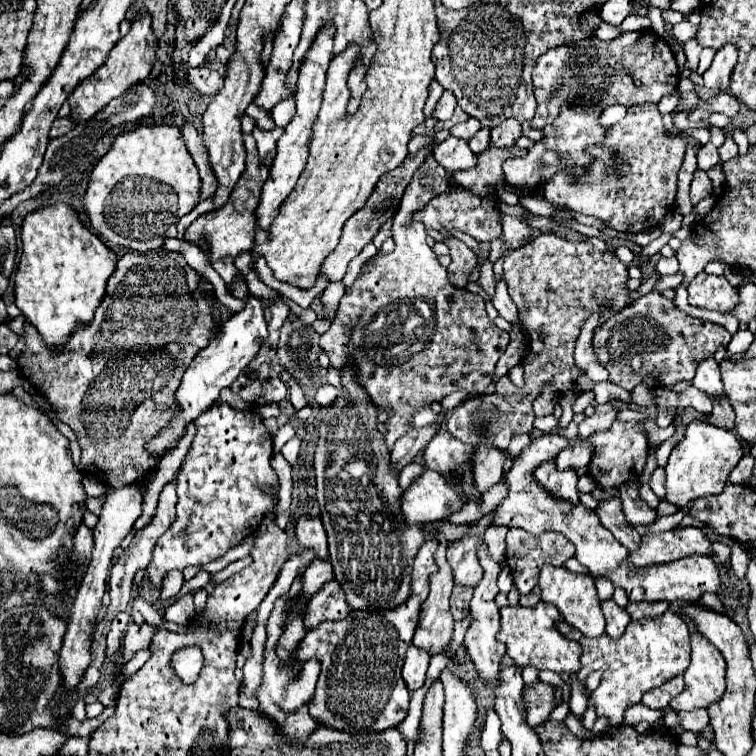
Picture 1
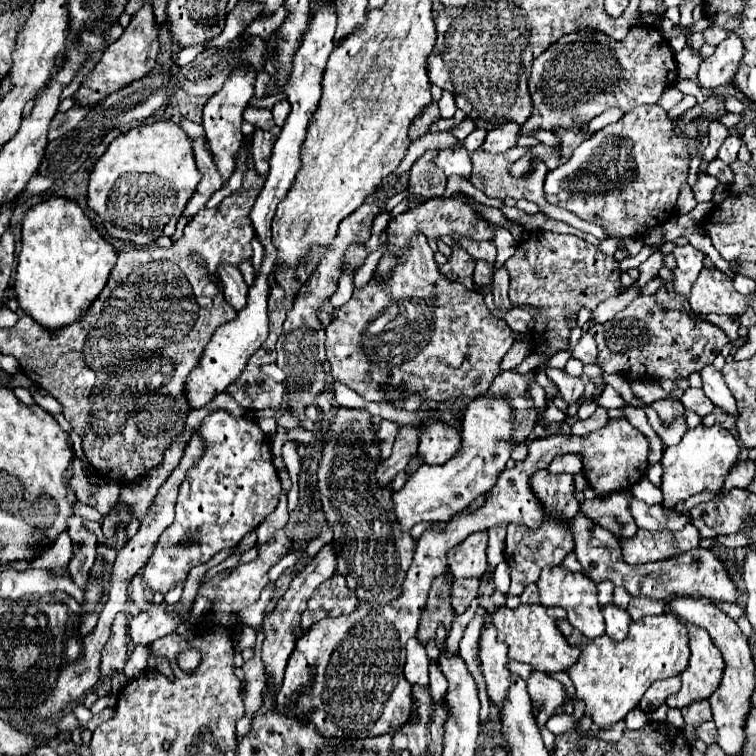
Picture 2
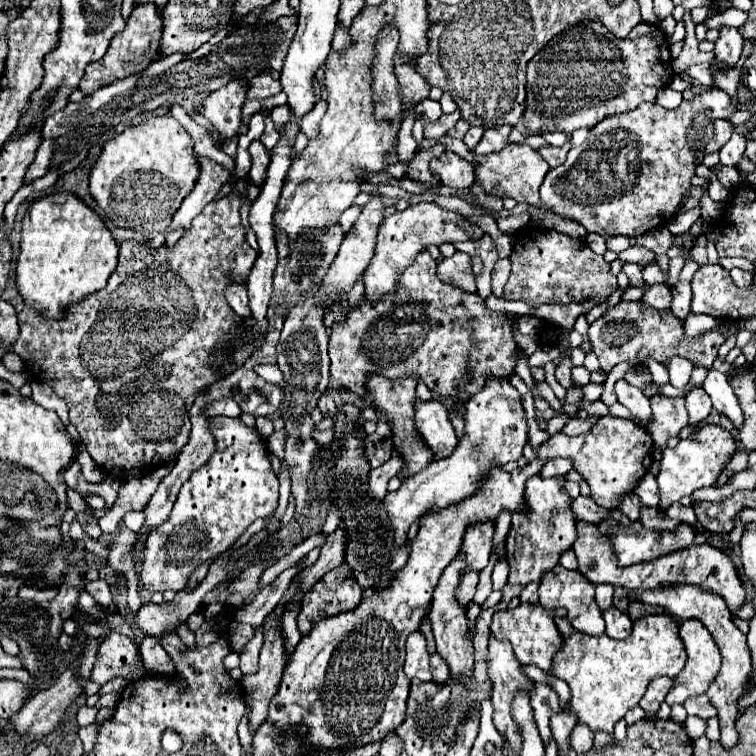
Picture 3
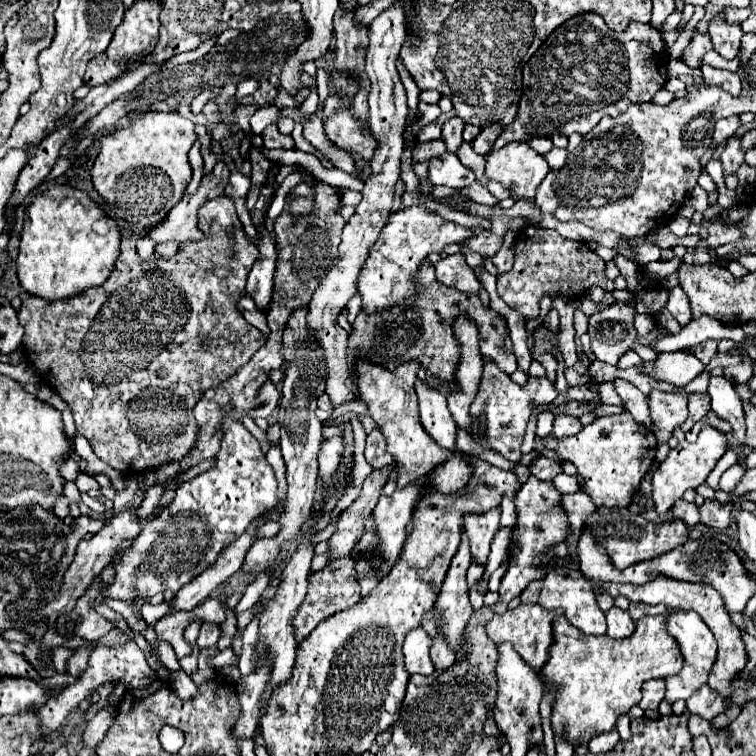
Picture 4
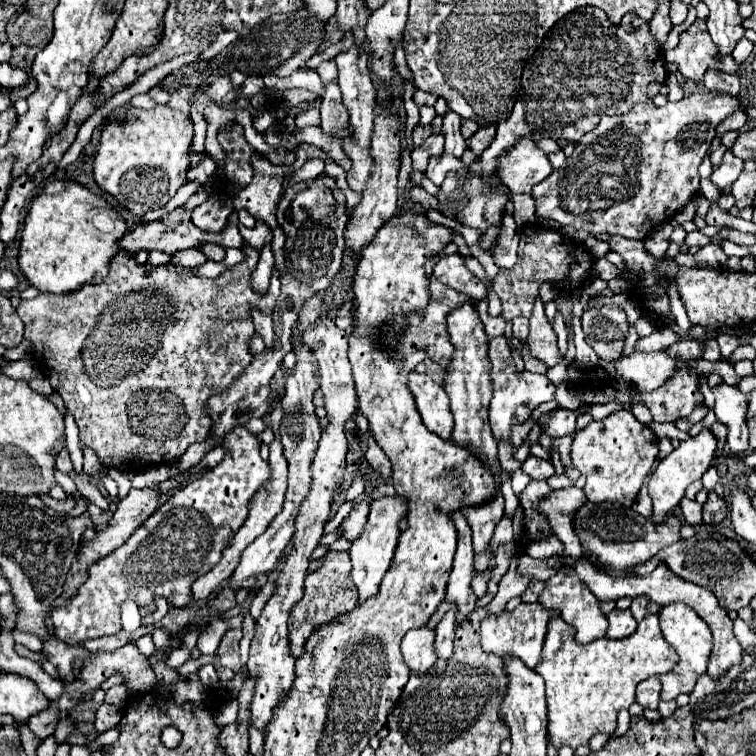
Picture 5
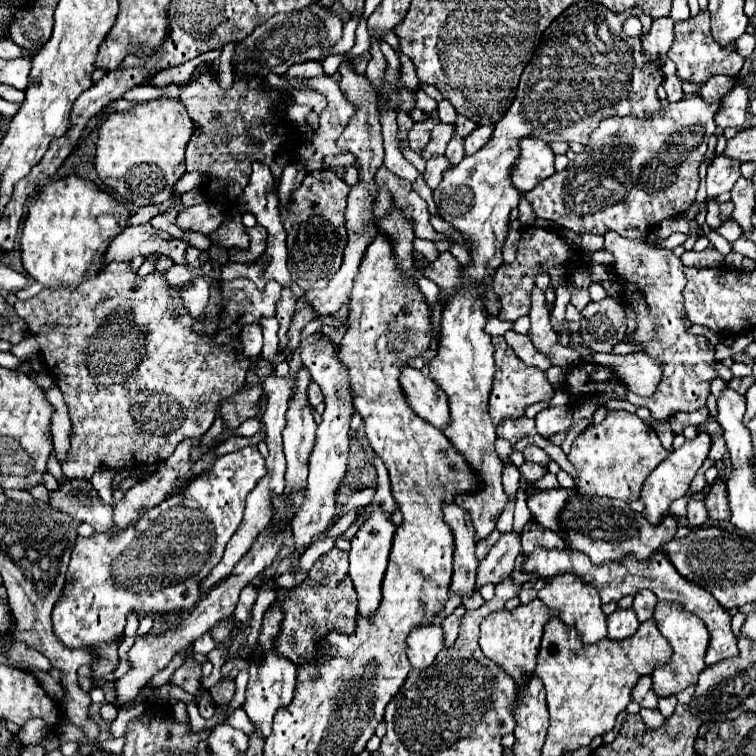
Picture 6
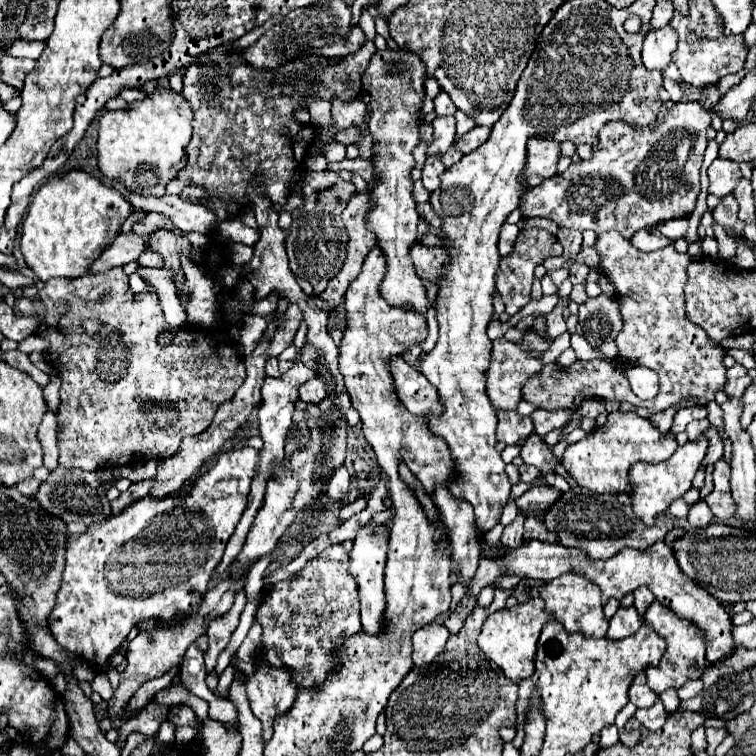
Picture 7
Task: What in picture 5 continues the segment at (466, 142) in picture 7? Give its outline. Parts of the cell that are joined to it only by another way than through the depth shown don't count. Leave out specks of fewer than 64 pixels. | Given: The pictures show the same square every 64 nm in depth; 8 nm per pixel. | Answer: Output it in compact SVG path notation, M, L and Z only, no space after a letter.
M494 124L482 126L482 128L468 140L468 148L470 148L474 154L482 154L482 150L494 140L494 134L496 134L496 126L494 126Z

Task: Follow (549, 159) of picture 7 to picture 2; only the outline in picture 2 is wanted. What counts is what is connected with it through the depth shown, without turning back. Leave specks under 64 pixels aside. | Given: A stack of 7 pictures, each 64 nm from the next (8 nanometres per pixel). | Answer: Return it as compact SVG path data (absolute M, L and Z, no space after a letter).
M514 146L514 148L510 148L508 152L504 152L504 154L486 154L484 150L476 150L476 166L472 168L472 176L470 176L470 182L478 188L478 190L482 190L486 196L490 196L490 198L498 198L498 200L504 200L506 196L510 196L510 198L514 198L514 200L520 200L520 198L526 198L526 200L530 200L530 202L534 202L534 204L538 204L540 206L540 210L548 216L548 218L554 218L554 220L560 220L560 222L566 222L566 224L570 224L570 226L574 226L574 228L578 228L578 230L582 230L582 232L590 232L590 234L594 234L596 238L606 238L606 234L602 232L602 228L598 228L598 226L594 226L594 224L588 224L588 222L584 222L584 220L580 220L576 214L570 214L568 210L562 210L562 208L556 208L556 206L552 206L552 204L548 204L546 202L546 198L544 198L544 192L542 192L542 184L544 184L544 178L546 178L546 172L548 172L548 168L546 168L546 164L542 162L542 160L532 160L532 170L530 170L530 178L514 178L510 172L508 172L508 168L516 162L516 160L520 160L524 154L528 152L528 148L518 148L518 146Z

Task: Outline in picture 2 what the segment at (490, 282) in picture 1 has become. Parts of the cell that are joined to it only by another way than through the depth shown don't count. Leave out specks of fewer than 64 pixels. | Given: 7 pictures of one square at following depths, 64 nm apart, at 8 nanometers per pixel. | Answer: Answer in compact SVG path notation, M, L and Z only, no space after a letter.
M476 260L474 282L476 282L478 286L482 286L482 284L490 284L490 282L492 282L492 268L490 268L484 260Z

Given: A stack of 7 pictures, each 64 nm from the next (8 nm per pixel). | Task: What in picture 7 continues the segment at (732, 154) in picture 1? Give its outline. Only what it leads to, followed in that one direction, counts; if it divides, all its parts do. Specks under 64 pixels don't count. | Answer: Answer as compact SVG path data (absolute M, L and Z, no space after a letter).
M716 158L712 166L708 168L708 178L710 178L708 192L716 196L724 196L736 188L736 184L742 178L742 172L740 172L738 162Z

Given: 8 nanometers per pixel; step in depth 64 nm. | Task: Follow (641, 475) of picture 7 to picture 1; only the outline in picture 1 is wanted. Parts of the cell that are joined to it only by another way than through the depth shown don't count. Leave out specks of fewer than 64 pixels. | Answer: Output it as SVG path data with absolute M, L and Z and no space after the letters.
M692 420L686 428L684 440L672 450L666 464L666 500L676 506L686 506L690 500L708 494L720 494L726 486L728 474L742 458L742 446L738 438L718 426Z

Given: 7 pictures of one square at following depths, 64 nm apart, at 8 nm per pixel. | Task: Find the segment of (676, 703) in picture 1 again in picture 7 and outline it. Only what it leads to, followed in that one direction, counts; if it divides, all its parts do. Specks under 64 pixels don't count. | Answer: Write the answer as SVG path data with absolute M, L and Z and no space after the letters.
M652 602L642 618L644 618L646 626L650 626L656 634L660 634L666 640L666 652L664 652L660 664L646 668L648 686L656 694L664 692L666 688L680 688L688 680L700 678L704 674L704 670L706 670L704 638L698 634L698 630L694 630L694 626L690 626L690 622L684 622L682 618L678 618L670 608L662 606L660 602Z

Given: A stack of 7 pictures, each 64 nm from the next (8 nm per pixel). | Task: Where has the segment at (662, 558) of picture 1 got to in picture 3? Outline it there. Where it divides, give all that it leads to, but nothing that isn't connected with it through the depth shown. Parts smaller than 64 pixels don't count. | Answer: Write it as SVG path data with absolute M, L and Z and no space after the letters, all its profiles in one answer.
M614 510L606 520L602 520L598 524L598 530L602 536L606 536L614 548L614 554L618 558L618 566L632 566L638 562L650 562L654 558L666 556L670 552L682 550L690 544L694 544L694 528L692 526L678 526L676 530L648 530L640 520L632 522L628 516L624 516L622 512Z

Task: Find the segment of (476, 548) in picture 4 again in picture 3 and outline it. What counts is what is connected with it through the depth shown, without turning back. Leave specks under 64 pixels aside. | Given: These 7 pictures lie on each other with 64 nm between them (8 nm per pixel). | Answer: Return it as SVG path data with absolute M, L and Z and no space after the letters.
M490 520L470 524L466 528L464 544L460 548L468 560L468 566L464 572L468 572L468 570L480 572L488 564L490 552L492 552L492 536L494 536L494 522L490 522Z

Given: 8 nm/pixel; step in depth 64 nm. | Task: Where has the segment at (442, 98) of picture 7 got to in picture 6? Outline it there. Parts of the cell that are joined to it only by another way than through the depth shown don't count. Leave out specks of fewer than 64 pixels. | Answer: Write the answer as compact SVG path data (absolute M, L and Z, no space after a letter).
M440 100L438 102L438 118L442 120L442 122L454 122L456 120L456 110L454 110L454 106L448 102L448 100Z

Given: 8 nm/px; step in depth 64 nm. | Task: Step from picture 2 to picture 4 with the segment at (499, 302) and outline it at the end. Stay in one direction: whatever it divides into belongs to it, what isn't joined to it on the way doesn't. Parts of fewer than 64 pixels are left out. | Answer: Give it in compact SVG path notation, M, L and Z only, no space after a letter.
M500 248L498 250L498 254L494 256L494 266L498 268L498 272L500 274L504 274L504 272L508 272L510 268L512 268L512 262L514 262L514 258L512 258L512 250L510 248Z

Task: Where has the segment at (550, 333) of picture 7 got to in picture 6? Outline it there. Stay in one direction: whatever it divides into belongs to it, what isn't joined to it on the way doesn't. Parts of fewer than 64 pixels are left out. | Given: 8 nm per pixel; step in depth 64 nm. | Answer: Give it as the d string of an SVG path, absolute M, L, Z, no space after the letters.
M502 336L492 338L494 342L494 360L496 360L496 372L494 372L494 384L492 384L492 392L490 392L490 416L494 418L494 424L500 424L500 420L504 418L518 418L524 414L526 406L534 404L534 402L546 402L554 396L554 388L552 384L546 380L546 374L536 368L536 366L528 366L524 364L516 352L506 344L506 340Z

